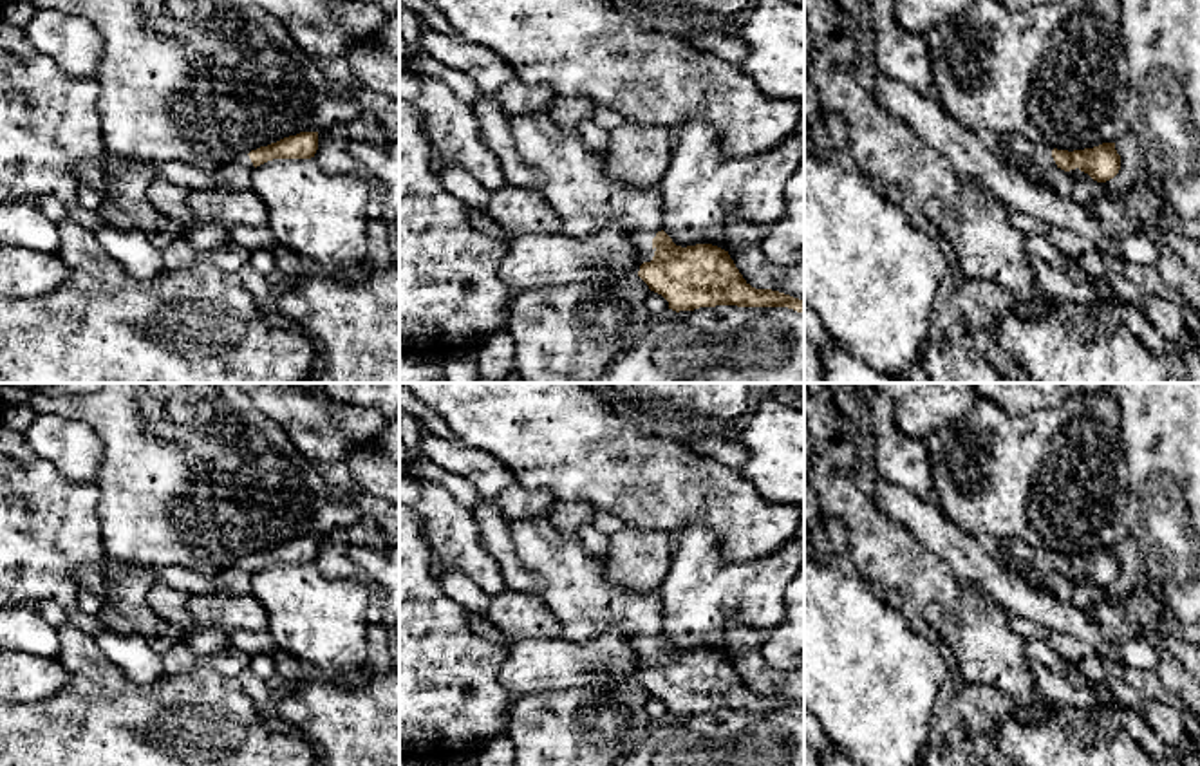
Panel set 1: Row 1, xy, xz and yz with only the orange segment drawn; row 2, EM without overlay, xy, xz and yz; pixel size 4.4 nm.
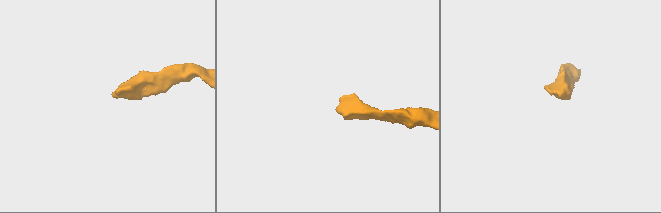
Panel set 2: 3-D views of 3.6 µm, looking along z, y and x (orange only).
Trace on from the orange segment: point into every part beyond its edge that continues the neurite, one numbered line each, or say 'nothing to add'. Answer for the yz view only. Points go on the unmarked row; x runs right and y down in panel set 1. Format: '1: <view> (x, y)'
1: yz (1032, 562)

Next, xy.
1: xy (234, 580)

